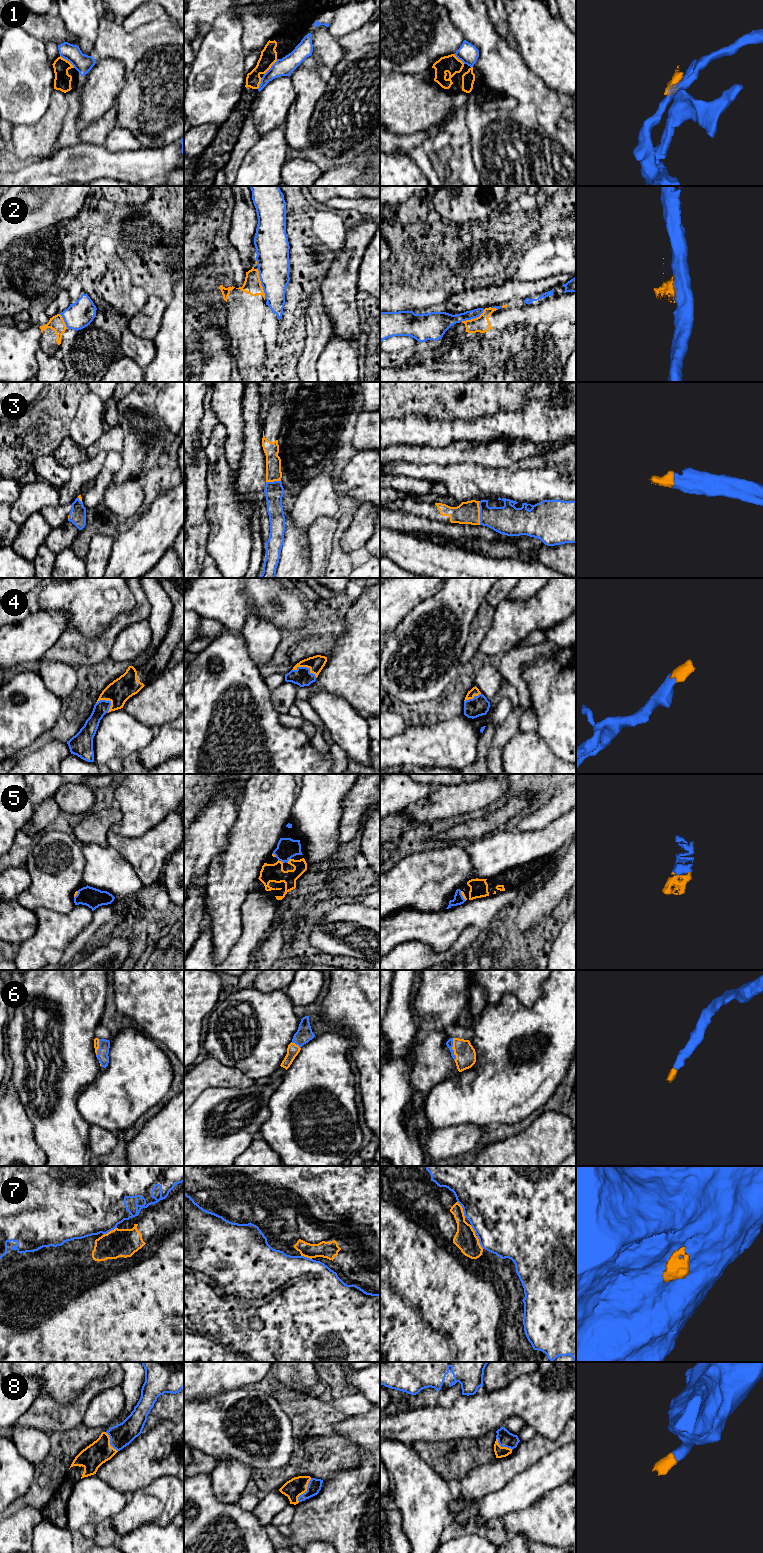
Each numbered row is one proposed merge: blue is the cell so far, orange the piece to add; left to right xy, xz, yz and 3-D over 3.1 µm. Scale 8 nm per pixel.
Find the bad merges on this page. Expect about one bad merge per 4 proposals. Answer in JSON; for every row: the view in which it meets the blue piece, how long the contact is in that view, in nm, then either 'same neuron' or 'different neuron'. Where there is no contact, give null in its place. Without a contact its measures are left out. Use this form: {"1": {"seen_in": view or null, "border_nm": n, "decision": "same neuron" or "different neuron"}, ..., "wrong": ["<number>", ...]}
{"1": {"seen_in": "xy", "border_nm": 160, "decision": "different neuron"}, "2": {"seen_in": "xz", "border_nm": 260, "decision": "different neuron"}, "3": {"seen_in": "yz", "border_nm": 190, "decision": "same neuron"}, "4": {"seen_in": "xz", "border_nm": 220, "decision": "same neuron"}, "5": {"seen_in": "xz", "border_nm": 50, "decision": "same neuron"}, "6": {"seen_in": "yz", "border_nm": 180, "decision": "same neuron"}, "7": {"seen_in": "yz", "border_nm": 150, "decision": "different neuron"}, "8": {"seen_in": "xz", "border_nm": 220, "decision": "same neuron"}, "wrong": ["1", "2", "7"]}

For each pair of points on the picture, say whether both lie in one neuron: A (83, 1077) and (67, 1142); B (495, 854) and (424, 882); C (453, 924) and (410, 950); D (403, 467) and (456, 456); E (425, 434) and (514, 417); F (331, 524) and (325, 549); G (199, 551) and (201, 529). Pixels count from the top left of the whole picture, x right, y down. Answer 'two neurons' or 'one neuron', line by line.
A: one neuron
B: two neurons
C: two neurons
D: two neurons
E: one neuron
F: one neuron
G: one neuron

